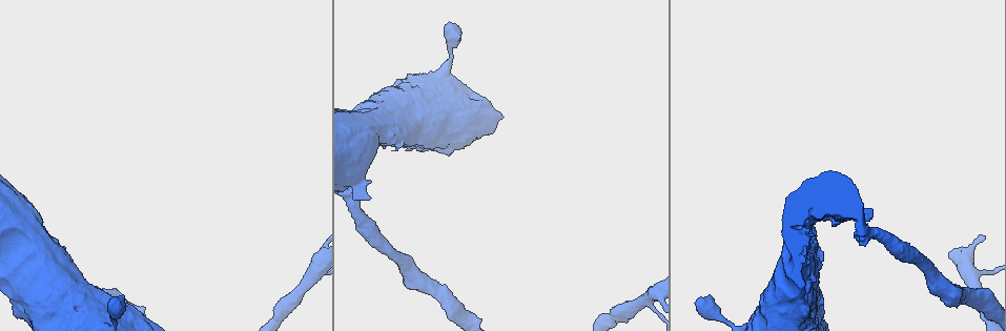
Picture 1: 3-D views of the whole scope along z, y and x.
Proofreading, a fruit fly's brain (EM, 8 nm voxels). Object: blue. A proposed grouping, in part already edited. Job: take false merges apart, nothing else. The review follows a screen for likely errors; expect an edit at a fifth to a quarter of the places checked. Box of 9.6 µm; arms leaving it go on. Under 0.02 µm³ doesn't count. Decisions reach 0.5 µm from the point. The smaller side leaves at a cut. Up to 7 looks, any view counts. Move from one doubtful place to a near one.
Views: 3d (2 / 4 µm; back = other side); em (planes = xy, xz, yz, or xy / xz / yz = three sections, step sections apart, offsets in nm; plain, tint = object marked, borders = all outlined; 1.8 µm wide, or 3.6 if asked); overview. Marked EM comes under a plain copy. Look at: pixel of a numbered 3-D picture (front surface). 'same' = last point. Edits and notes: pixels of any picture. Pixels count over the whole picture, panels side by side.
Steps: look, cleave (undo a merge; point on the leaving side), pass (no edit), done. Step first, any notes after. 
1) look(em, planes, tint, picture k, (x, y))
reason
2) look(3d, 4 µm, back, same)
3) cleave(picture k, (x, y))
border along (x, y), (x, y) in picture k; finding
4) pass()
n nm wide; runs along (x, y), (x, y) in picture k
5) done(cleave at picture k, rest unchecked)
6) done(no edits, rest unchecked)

look(em, xy, step 8, tint, picture 1, (314, 274))

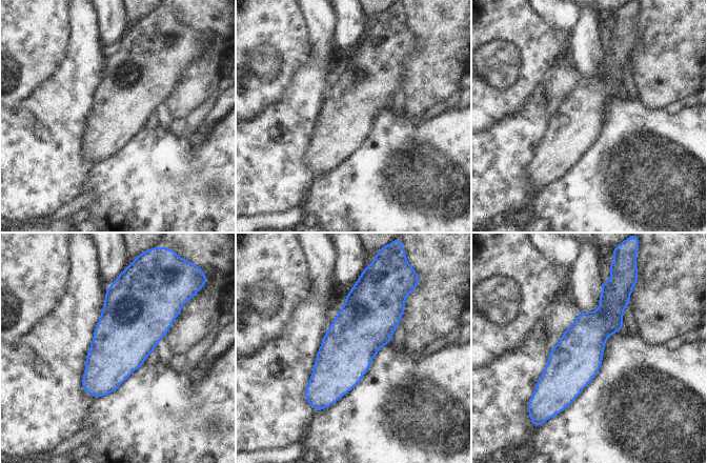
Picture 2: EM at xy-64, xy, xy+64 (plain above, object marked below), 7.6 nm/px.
look(em, planes, tint, same)

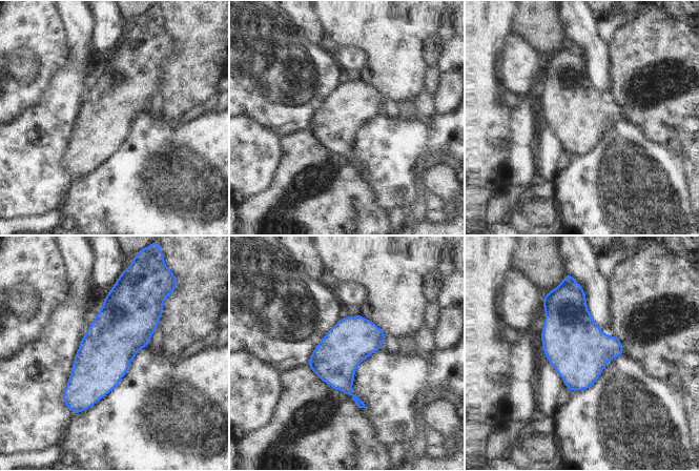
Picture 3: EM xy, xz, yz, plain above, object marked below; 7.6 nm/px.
pass()
360 nm wide; one cell here

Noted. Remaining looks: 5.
look(3d, 2 µm, picture 1, (713, 311))
calibre changes

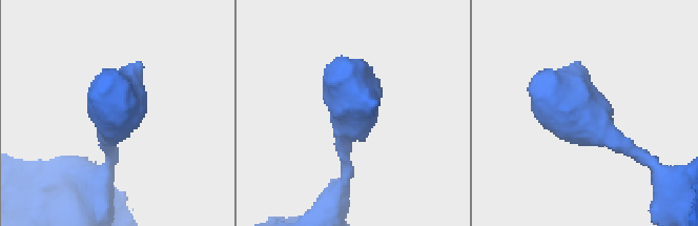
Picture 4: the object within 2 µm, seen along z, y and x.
look(em, yz, step 4, tint, picture 4, (116, 125))

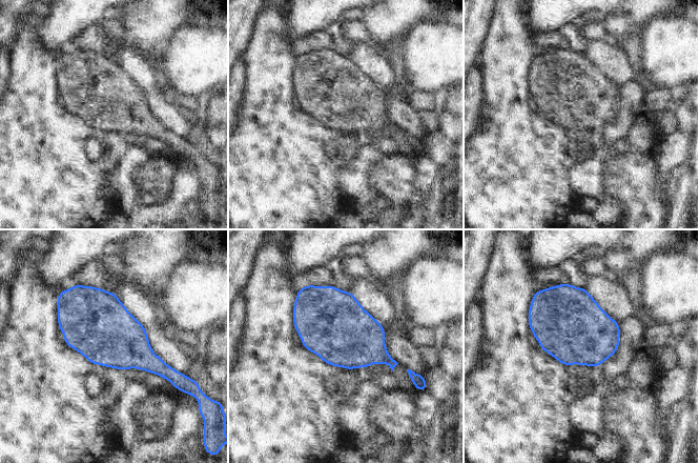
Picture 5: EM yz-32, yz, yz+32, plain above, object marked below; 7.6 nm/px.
pass()
one cell here

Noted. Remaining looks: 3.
look(3d, 4 µm, picture 1, (28, 254))
abrupt turn

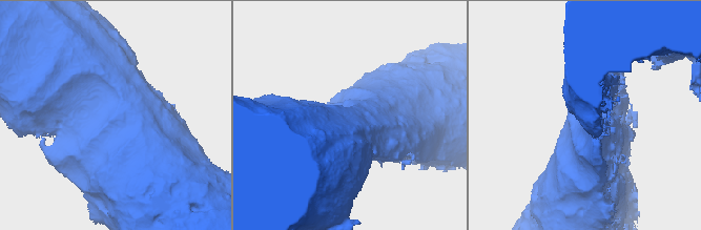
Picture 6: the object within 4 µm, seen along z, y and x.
look(em, 3.6 µm, planes, tint, picture 6, (111, 114))
need the tissue

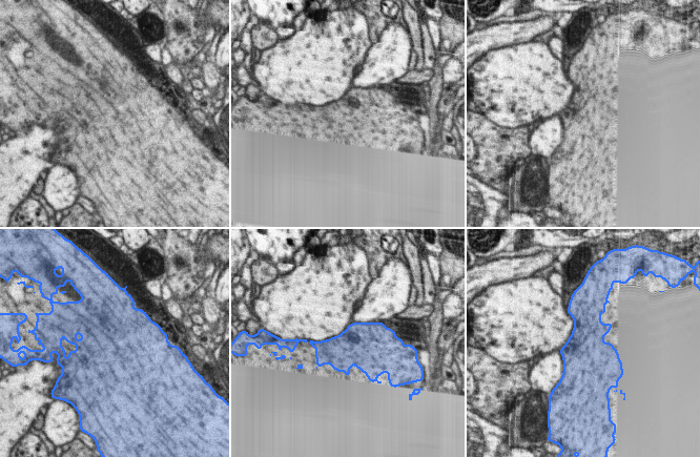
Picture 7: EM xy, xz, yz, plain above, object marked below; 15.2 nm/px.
pass()
all the same cell

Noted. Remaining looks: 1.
done(no edits, rest unchecked)

